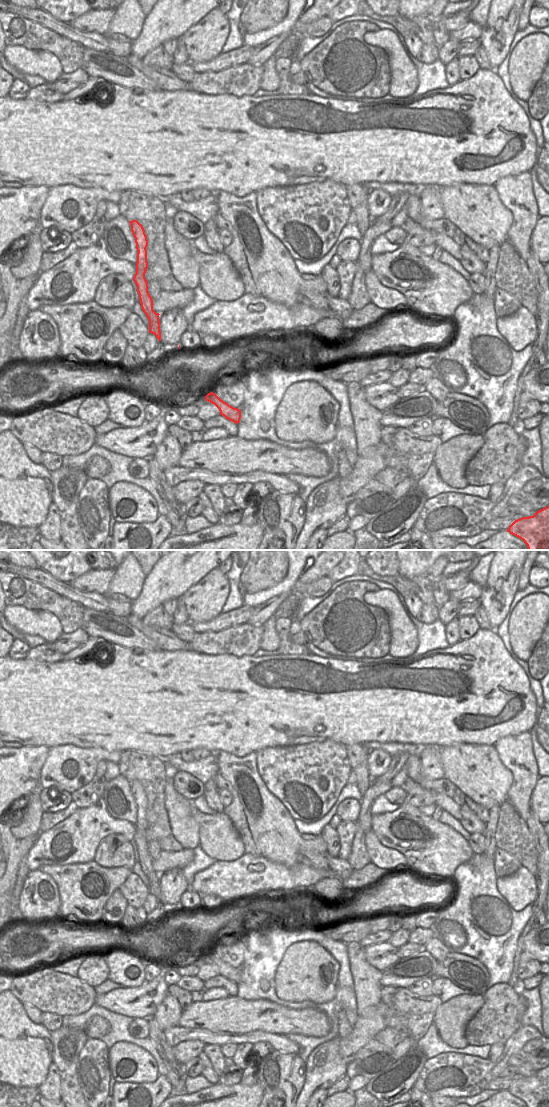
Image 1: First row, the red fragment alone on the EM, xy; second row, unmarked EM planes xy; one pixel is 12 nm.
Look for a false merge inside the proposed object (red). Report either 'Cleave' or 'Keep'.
Cleave.

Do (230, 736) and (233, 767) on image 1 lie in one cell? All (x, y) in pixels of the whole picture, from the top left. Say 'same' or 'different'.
different

